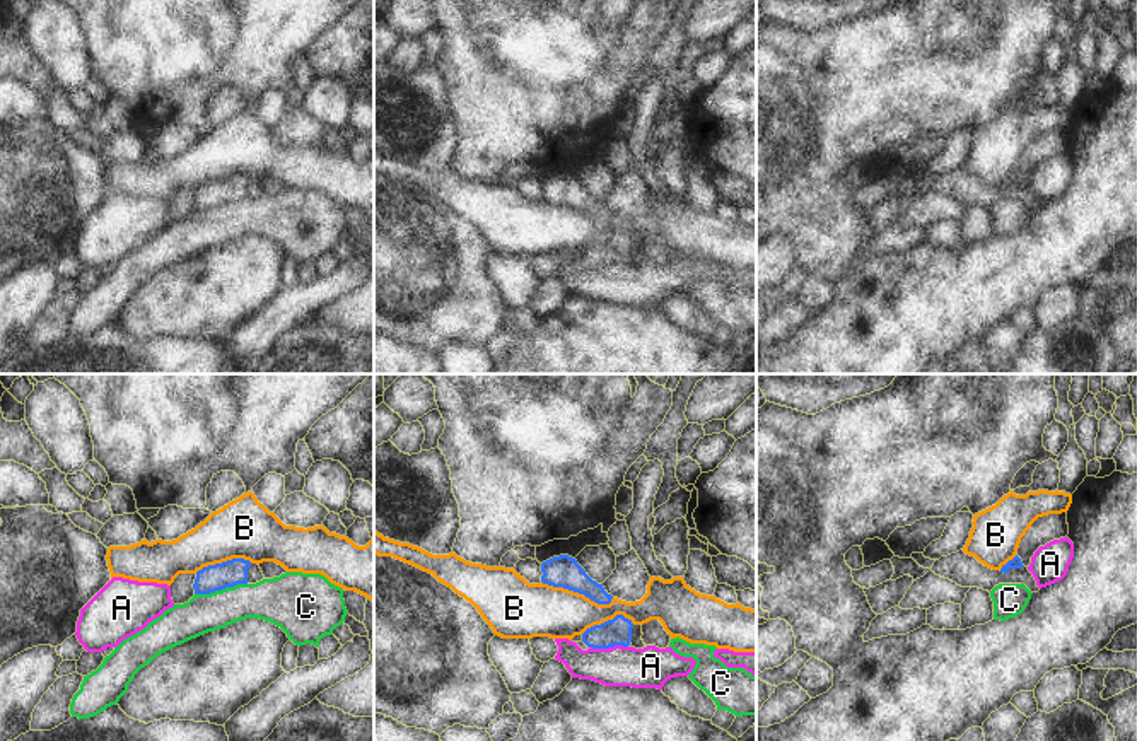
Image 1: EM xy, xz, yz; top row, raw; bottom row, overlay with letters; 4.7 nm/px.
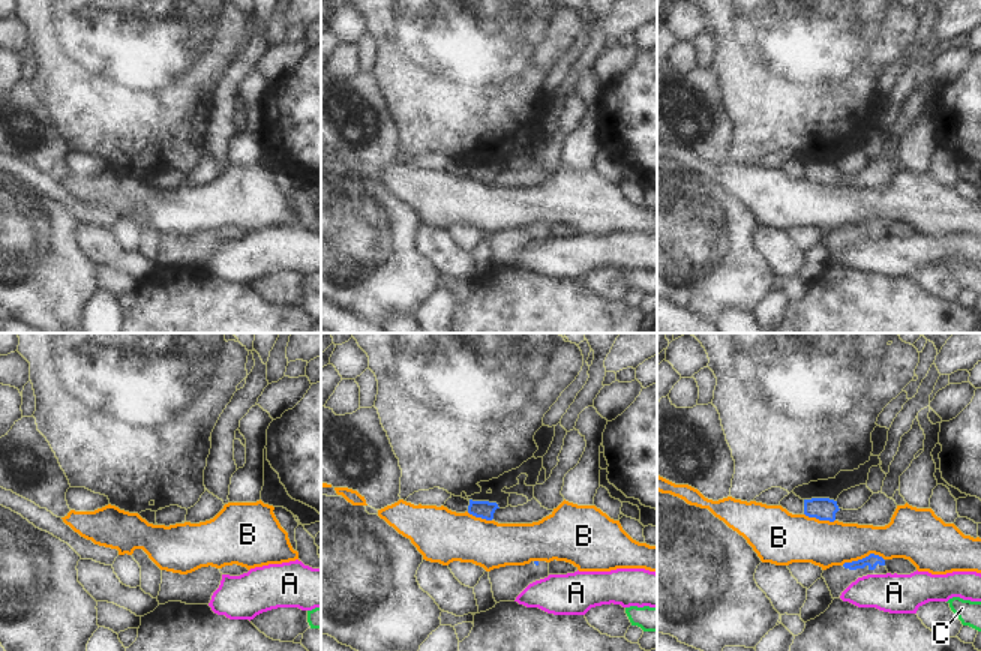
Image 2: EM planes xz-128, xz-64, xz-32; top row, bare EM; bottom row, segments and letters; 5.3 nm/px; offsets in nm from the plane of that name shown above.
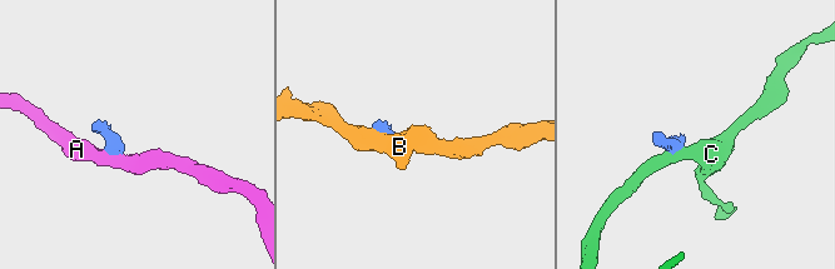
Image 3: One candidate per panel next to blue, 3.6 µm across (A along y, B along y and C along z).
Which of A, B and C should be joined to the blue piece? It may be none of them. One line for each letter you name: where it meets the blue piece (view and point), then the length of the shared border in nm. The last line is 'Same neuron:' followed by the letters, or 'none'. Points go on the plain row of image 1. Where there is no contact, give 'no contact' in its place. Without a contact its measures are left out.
Same neuron: none

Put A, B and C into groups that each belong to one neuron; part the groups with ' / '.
A / B / C

